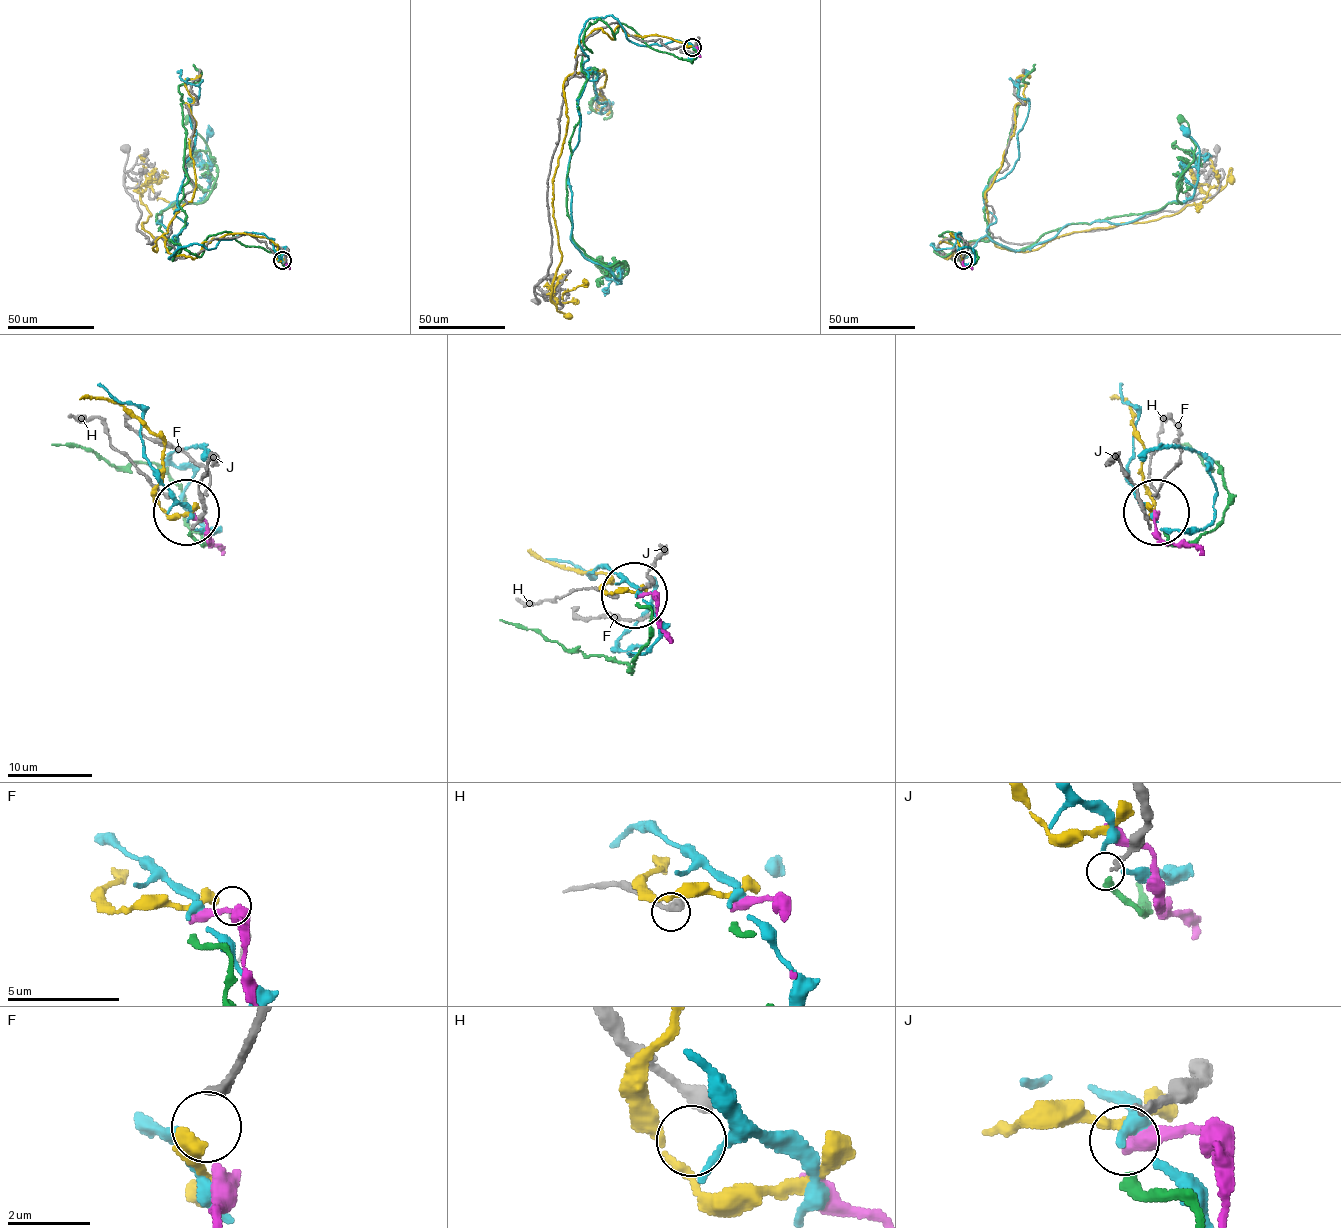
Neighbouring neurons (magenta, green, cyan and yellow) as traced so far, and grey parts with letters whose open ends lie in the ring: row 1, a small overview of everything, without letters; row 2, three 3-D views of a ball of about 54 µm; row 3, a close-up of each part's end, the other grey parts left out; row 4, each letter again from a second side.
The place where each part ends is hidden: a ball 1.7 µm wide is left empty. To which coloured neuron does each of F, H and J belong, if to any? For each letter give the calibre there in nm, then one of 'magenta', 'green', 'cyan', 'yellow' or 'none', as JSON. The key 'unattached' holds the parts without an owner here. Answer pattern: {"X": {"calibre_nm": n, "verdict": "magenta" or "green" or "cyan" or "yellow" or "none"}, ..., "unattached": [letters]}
{"F": {"calibre_nm": 300, "verdict": "yellow"}, "H": {"calibre_nm": 400, "verdict": "none"}, "J": {"calibre_nm": 240, "verdict": "green"}, "unattached": ["H"]}

